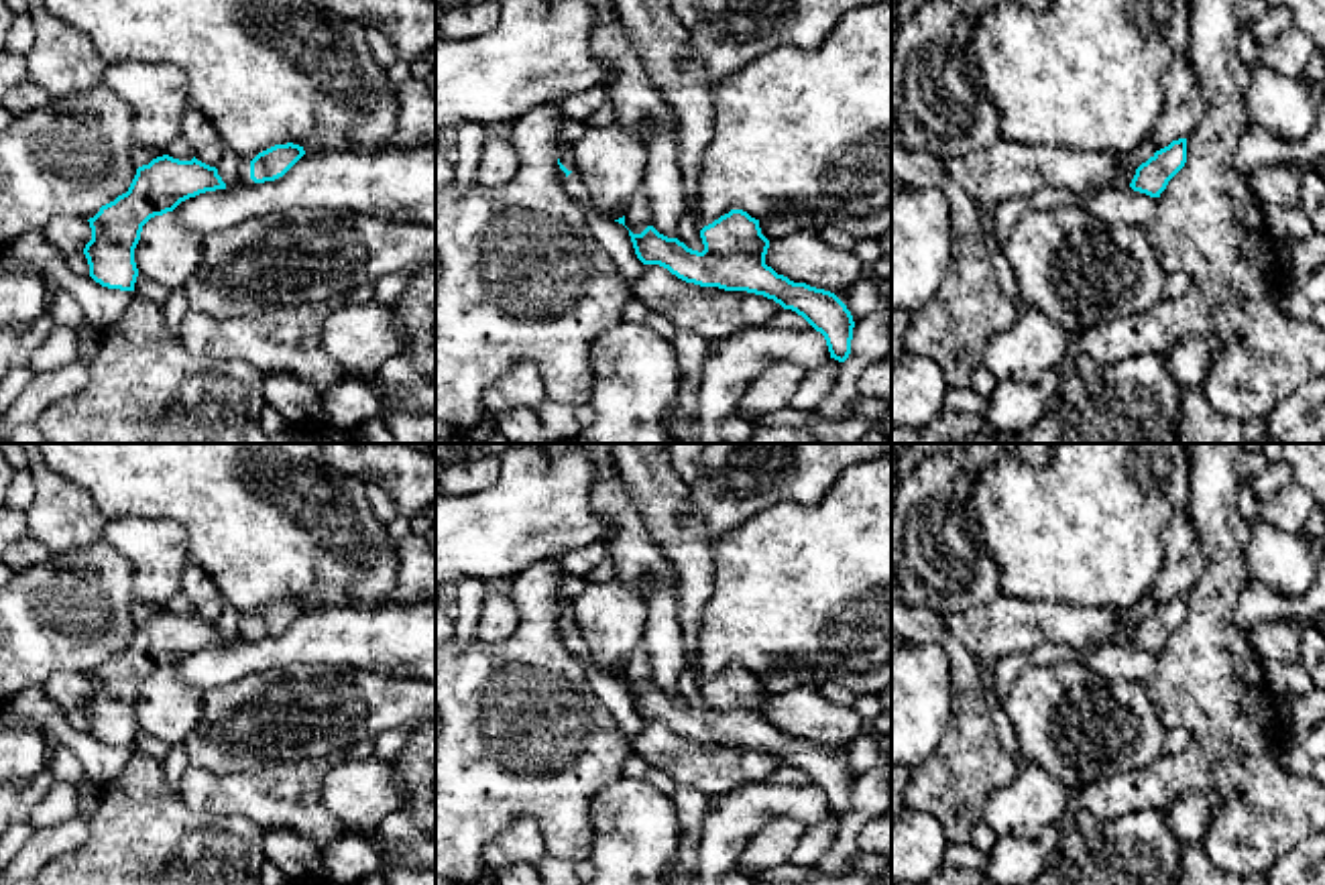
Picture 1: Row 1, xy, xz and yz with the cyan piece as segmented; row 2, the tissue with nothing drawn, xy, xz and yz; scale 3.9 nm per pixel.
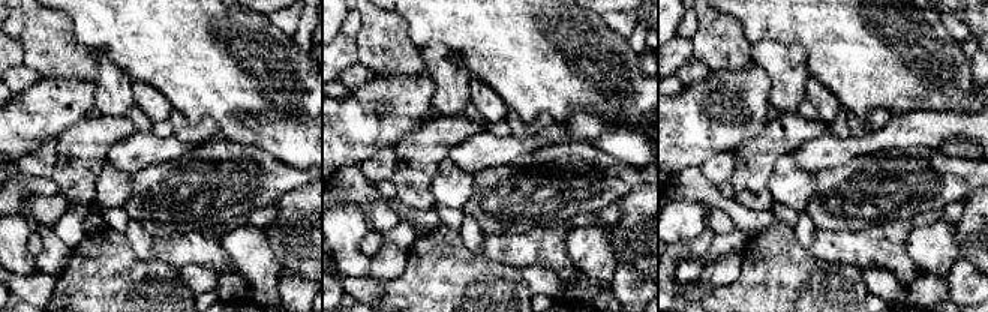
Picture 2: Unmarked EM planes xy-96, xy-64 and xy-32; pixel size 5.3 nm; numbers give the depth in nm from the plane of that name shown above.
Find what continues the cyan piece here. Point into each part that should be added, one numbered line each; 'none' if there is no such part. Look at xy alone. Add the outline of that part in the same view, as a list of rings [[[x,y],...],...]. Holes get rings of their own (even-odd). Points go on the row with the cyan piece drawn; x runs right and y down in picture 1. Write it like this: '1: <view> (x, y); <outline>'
1: xy (245, 163); [[[240,159],[238,163],[238,181],[240,185],[252,187],[254,181],[250,179],[250,161],[252,159]]]

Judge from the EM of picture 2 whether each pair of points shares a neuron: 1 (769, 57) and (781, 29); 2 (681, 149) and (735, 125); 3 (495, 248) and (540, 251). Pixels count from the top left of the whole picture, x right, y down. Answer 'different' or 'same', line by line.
1: different
2: same
3: same

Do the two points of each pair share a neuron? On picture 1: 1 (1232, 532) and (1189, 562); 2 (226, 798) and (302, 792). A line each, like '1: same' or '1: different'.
1: different
2: same

